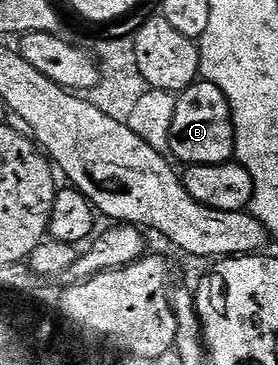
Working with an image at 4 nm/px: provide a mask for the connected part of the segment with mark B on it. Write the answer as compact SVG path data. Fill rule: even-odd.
M200 79L178 94L175 101L176 111L169 128L168 147L170 156L180 166L220 165L235 157L235 124L229 99L225 99L221 87Z

